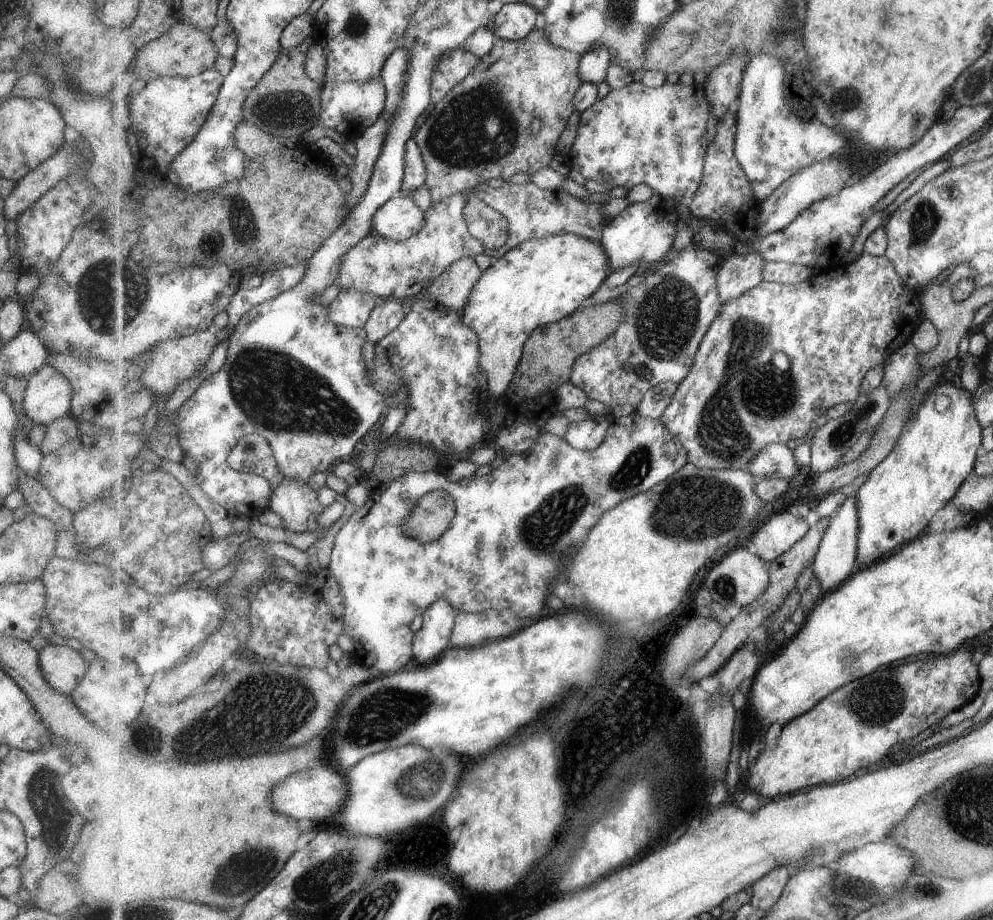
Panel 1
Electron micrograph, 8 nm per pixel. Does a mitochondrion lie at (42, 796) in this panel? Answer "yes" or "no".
yes

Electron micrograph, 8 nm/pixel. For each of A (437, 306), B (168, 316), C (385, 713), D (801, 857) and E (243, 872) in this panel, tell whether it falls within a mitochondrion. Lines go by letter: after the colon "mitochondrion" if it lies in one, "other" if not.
A: other
B: other
C: mitochondrion
D: mitochondrion
E: mitochondrion

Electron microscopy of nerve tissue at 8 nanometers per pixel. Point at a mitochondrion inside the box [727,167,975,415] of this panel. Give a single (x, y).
(922, 224)

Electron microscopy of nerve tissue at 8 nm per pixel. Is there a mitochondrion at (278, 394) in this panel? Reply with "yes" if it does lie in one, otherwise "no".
yes

